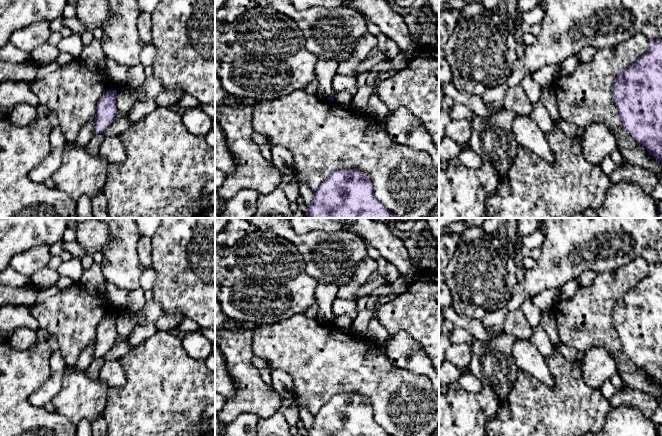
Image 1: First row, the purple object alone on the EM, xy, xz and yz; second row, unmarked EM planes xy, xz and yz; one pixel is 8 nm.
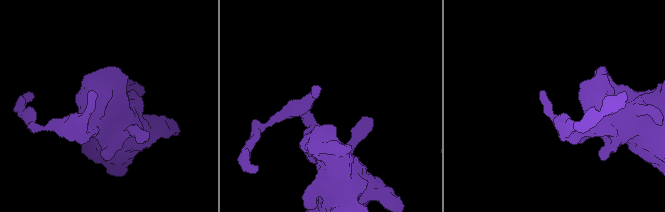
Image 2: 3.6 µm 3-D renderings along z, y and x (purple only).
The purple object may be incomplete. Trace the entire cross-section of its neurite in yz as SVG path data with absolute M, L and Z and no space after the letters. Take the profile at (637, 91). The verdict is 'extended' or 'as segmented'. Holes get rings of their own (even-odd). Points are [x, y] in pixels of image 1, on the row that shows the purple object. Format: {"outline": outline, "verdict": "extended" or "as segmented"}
{"outline": "M662 39L649 41L648 50L633 65L618 74L612 96L622 126L662 163Z", "verdict": "as segmented"}

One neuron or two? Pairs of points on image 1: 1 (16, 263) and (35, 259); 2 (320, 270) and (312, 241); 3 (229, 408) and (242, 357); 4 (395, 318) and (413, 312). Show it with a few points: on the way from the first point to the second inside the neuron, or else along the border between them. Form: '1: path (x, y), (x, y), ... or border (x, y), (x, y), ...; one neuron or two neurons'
1: path (21, 263), (30, 261); one neuron
2: path (320, 263), (320, 250), (318, 248); one neuron
3: path (242, 395), (248, 389), (248, 382), (242, 370); one neuron
4: path (399, 314), (409, 312); one neuron

